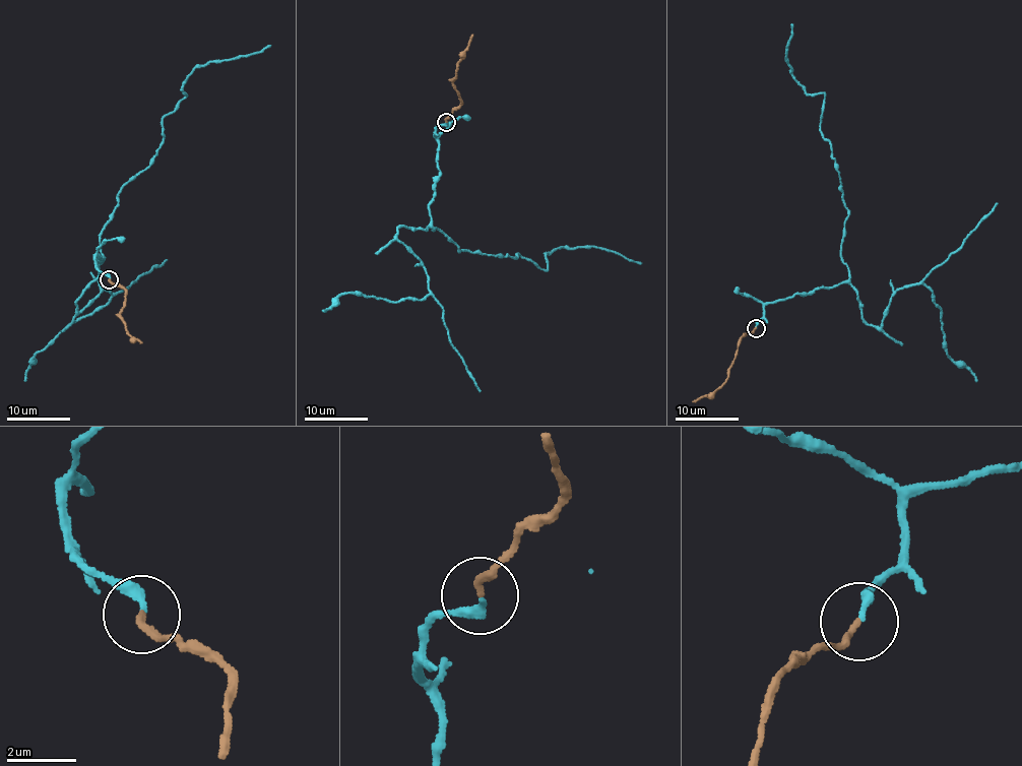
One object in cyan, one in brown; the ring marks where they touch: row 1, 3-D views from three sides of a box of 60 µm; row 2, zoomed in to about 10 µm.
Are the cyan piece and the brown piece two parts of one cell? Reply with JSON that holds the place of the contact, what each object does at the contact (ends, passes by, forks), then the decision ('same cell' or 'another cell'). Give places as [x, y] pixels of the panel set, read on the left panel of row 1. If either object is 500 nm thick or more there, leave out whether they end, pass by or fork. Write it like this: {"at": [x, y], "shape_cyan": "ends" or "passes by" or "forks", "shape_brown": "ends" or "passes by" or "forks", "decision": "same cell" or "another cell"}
{"at": [109, 279], "shape_cyan": "ends", "shape_brown": "ends", "decision": "same cell"}

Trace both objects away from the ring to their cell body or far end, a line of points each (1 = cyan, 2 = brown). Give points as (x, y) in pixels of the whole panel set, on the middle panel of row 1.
1: (445, 121), (429, 206), (460, 251), (546, 270), (563, 247), (604, 248), (641, 263)
2: (445, 121), (461, 102), (453, 81), (472, 35)

